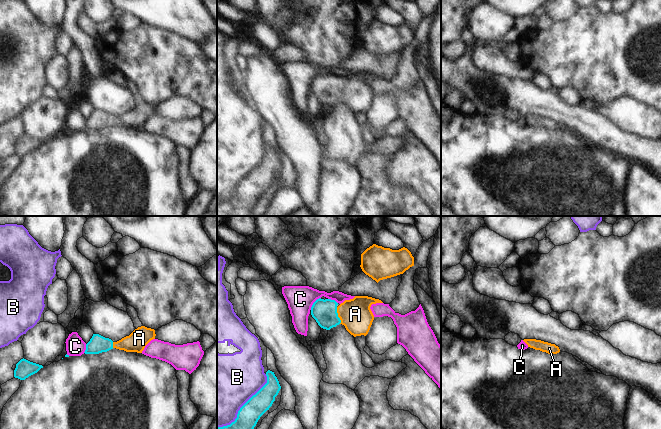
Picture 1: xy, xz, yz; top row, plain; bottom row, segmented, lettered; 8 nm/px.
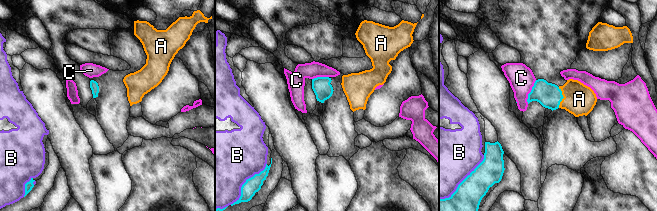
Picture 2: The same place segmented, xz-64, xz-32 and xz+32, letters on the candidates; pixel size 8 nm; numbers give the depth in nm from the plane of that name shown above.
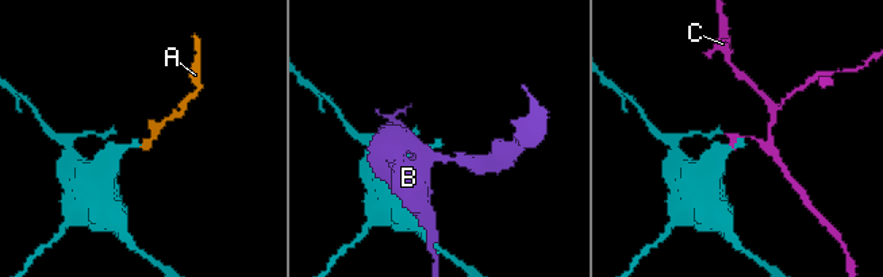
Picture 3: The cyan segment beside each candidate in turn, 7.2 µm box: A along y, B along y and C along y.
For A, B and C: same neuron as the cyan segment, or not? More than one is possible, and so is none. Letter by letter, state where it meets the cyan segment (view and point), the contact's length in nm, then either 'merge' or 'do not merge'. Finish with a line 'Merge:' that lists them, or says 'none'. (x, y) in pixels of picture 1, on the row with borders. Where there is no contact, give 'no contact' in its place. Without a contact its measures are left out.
A: xz (337, 315) | 140 nm | merge
B: xz (242, 406) | 600 nm | do not merge
C: xz (313, 303) | 130 nm | do not merge
Merge: A

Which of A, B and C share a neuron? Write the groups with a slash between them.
A / B / C

